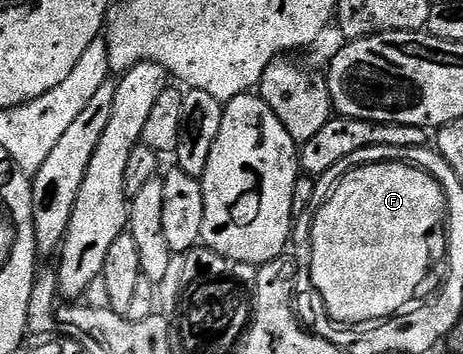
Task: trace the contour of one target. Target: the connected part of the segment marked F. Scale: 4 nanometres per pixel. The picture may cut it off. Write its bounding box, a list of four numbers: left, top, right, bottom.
[311,162,447,328]

